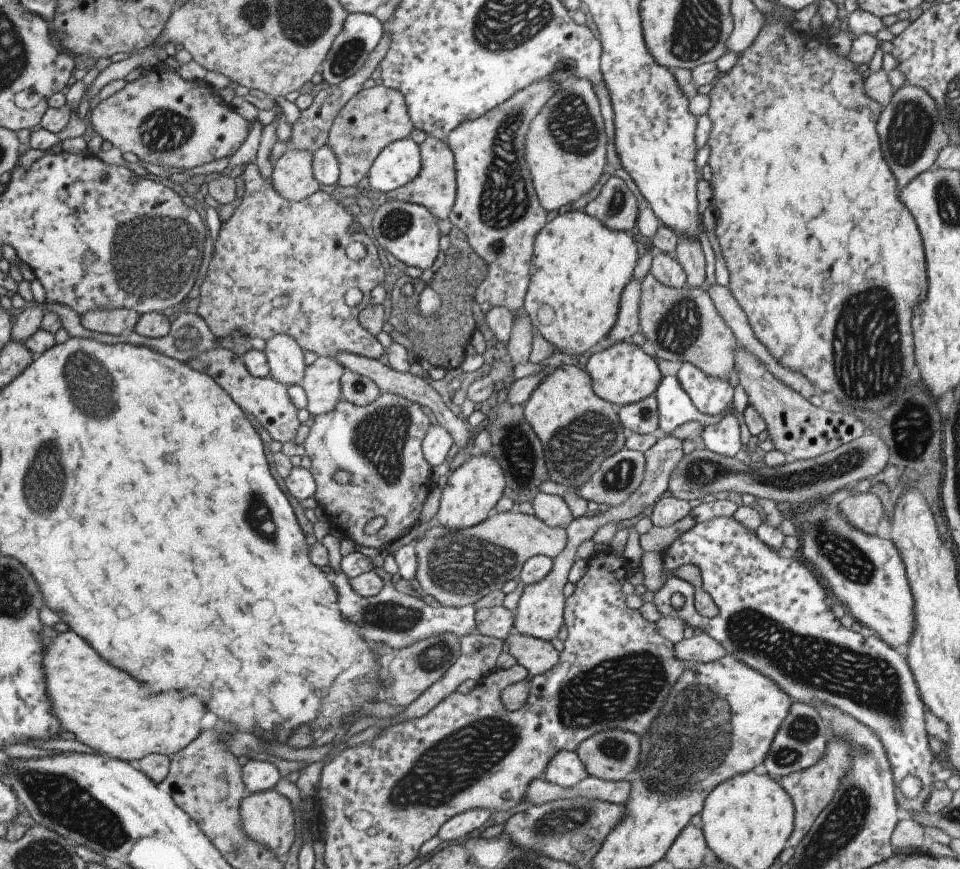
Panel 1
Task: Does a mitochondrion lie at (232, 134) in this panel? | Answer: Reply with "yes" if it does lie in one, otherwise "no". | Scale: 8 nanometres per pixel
no

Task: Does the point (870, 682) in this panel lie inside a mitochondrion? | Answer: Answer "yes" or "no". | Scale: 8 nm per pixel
yes

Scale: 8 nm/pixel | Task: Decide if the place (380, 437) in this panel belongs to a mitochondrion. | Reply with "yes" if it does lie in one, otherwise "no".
yes

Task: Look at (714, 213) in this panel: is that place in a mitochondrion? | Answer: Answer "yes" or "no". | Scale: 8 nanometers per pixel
no

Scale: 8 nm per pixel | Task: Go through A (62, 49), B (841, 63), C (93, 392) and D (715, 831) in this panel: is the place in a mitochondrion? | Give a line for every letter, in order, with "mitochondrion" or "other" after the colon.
A: other
B: other
C: mitochondrion
D: other

